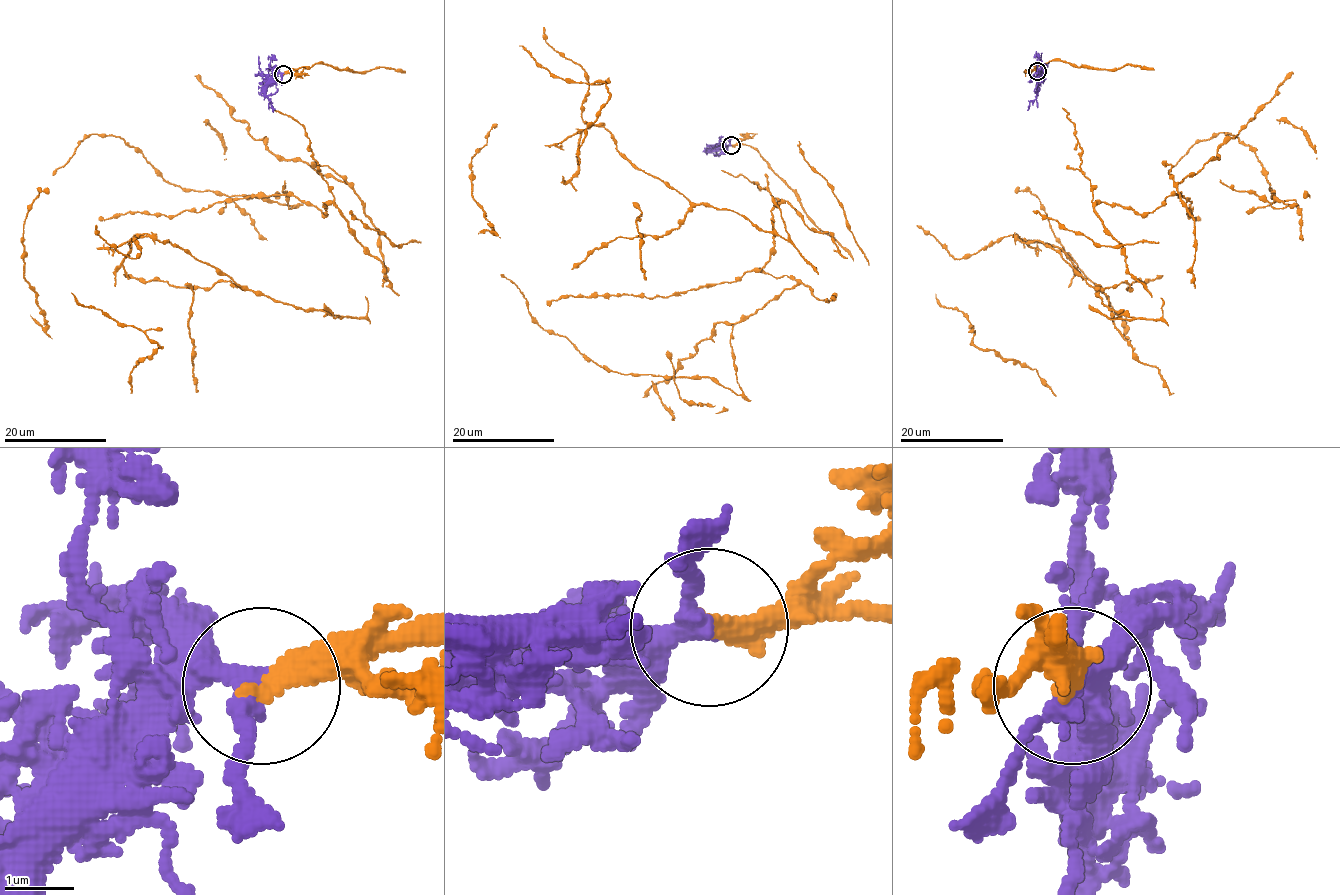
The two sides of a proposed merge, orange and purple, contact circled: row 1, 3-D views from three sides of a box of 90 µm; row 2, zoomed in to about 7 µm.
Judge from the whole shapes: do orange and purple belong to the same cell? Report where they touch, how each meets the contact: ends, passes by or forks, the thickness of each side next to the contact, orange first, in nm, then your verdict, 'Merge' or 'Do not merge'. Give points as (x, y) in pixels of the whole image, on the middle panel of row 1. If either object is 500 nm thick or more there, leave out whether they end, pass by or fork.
Place: (731, 145). At the ring orange ends. At the ring purple passes by. Thickness 360 nm (orange) against 260 nm. Do not merge

